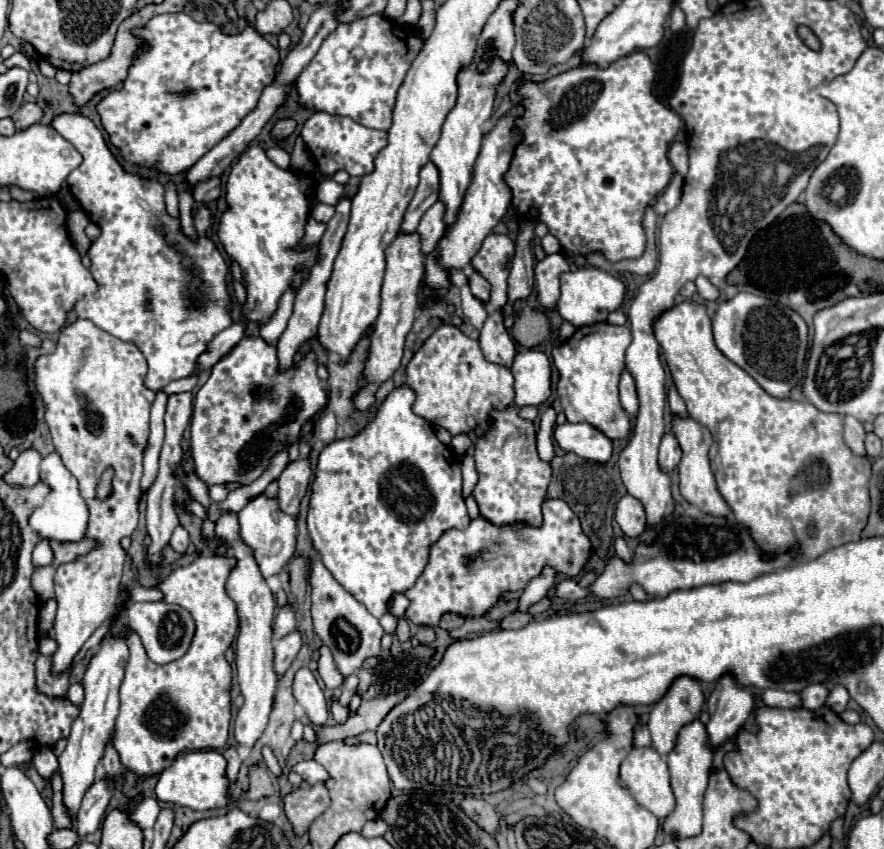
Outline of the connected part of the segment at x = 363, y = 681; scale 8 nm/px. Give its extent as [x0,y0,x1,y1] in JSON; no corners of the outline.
[310,556,390,692]

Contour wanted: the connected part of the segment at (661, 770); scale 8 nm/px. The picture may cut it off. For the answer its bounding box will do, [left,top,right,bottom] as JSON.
[620,748,674,820]

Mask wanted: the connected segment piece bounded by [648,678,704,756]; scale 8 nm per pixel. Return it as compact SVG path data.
M678 678L668 694L654 704L648 728L652 734L652 746L666 756L676 746L676 736L682 726L698 718L704 704L704 694L700 682L694 678Z

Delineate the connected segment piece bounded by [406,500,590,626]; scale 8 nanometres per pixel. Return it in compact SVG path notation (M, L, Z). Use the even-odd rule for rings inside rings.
M562 500L544 502L544 522L540 528L532 526L492 526L486 518L476 518L462 530L448 530L432 546L430 560L416 580L414 588L406 592L410 606L406 618L414 624L436 626L446 612L458 616L486 614L506 590L524 590L526 584L540 574L544 566L552 566L566 576L578 576L590 558L590 540L582 532L578 516Z

